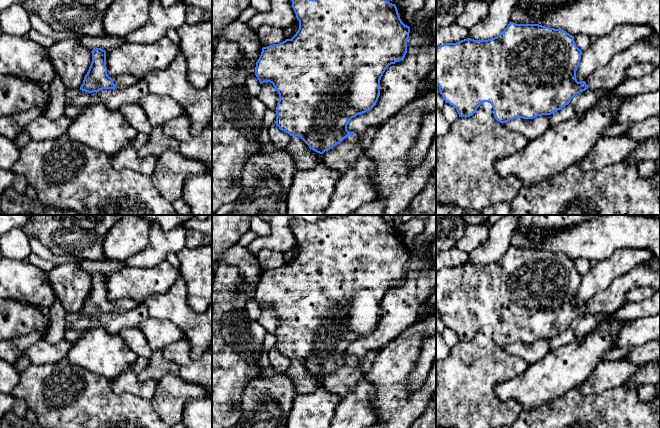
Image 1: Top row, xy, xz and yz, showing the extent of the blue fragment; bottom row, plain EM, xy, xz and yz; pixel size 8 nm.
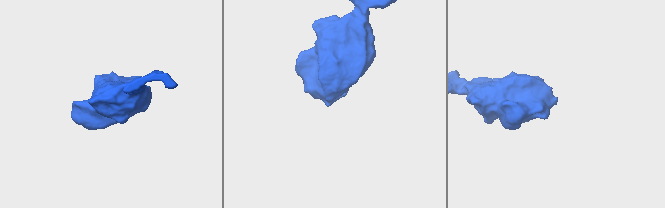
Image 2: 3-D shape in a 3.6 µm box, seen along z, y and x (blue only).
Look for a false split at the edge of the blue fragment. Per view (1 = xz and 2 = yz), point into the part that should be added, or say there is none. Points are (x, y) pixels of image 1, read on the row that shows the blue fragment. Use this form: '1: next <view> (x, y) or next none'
1: next xz (340, 158)
2: next yz (606, 79)

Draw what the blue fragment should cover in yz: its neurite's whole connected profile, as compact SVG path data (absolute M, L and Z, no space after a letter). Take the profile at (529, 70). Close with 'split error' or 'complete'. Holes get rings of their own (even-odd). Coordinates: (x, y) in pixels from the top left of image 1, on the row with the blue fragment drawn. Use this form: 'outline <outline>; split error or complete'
outline M510 21L497 37L488 40L467 38L436 47L436 85L445 102L457 110L459 117L472 116L483 102L488 102L492 105L495 119L503 124L516 118L533 119L551 115L568 105L576 94L586 89L610 92L626 78L626 70L632 65L651 62L656 67L660 66L660 45L651 46L640 40L629 49L617 53L607 65L596 70L585 81L578 82L576 71L581 55L582 51L576 46L574 36L564 30Z; split error

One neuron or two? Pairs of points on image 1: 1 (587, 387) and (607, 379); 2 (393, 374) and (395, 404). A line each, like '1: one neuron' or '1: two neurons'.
1: one neuron
2: one neuron

